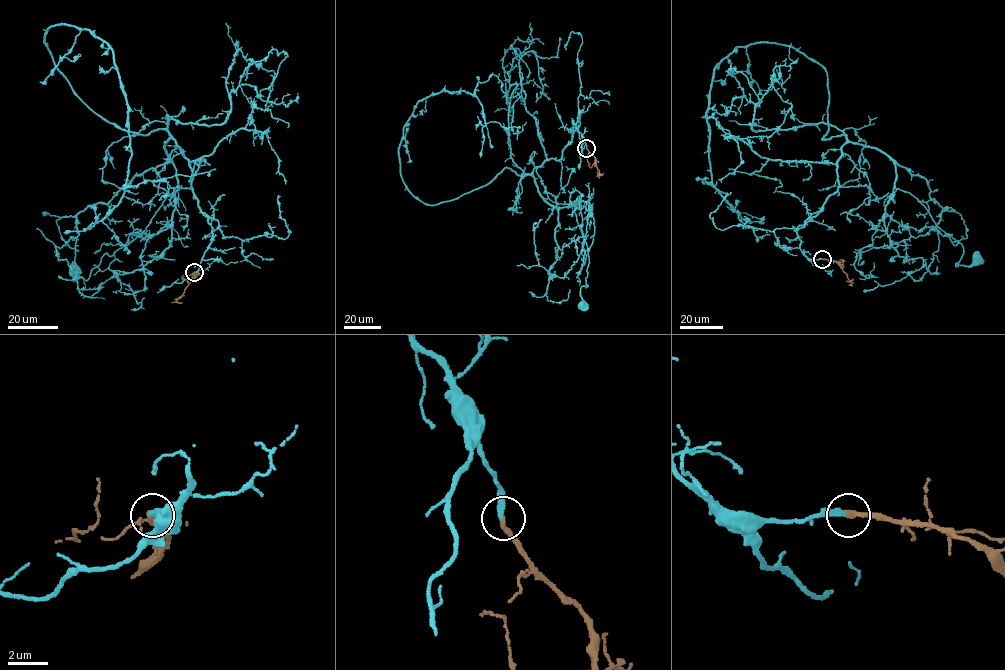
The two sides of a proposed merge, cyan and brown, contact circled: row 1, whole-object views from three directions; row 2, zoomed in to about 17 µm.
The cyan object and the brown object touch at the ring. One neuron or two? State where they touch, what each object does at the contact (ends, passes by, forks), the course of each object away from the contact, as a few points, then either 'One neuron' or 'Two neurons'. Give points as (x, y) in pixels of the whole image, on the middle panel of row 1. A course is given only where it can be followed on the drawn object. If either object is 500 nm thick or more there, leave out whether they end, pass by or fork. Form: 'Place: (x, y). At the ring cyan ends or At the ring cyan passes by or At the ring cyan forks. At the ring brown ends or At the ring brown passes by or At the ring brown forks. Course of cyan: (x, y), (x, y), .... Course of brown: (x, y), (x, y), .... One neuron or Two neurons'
Place: (586, 148). At the ring cyan ends. At the ring brown ends. Course of cyan: (587, 148), (572, 122), (561, 158), (533, 173), (549, 204), (574, 206), (589, 263), (580, 292), (585, 305). Course of brown: (587, 148), (594, 156), (599, 175), (603, 173). One neuron

